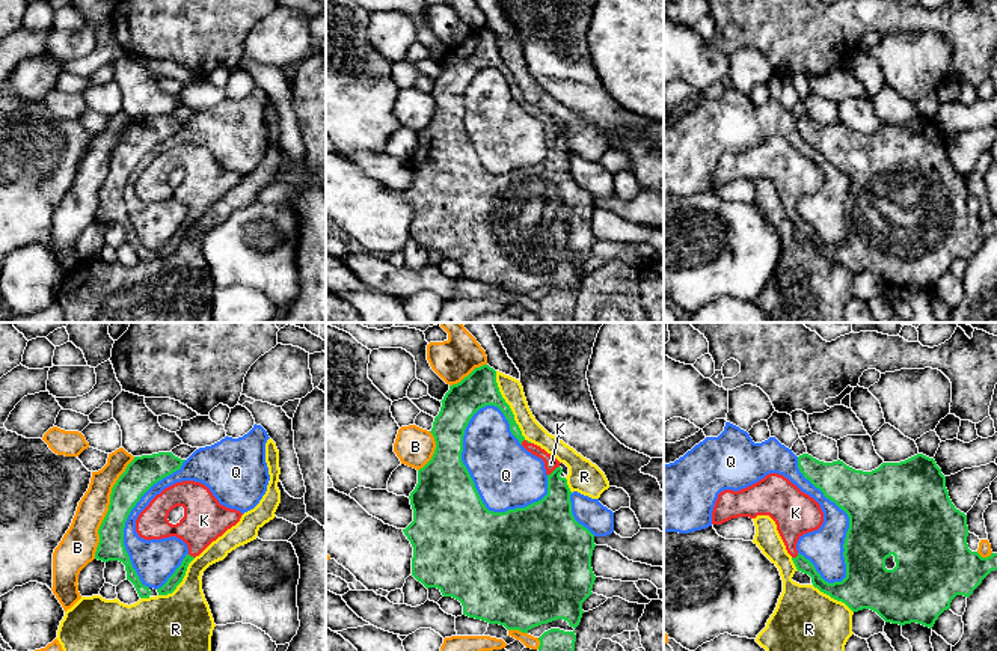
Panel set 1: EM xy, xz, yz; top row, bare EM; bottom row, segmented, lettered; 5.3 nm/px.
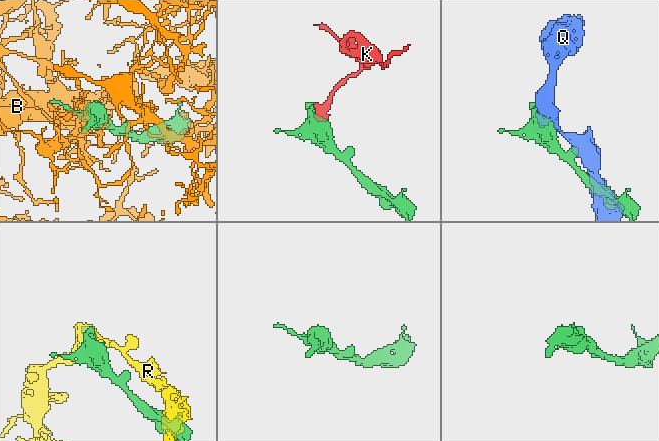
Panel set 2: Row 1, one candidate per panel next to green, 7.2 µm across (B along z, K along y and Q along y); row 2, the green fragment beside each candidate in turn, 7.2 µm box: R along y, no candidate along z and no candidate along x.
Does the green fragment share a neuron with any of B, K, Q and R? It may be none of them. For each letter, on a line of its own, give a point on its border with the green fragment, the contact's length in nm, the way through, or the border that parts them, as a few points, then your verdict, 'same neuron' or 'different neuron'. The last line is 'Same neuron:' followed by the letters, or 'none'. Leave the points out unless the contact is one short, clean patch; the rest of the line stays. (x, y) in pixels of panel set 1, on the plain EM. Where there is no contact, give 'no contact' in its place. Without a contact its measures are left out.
B: contact xy (109, 171); length 600 nm; different neuron
K: contact xz (554, 133); length 80 nm; same neuron
Q: contact xz (472, 145); length 600 nm; different neuron
R: contact xz (509, 70); length 440 nm; different neuron
Same neuron: K

